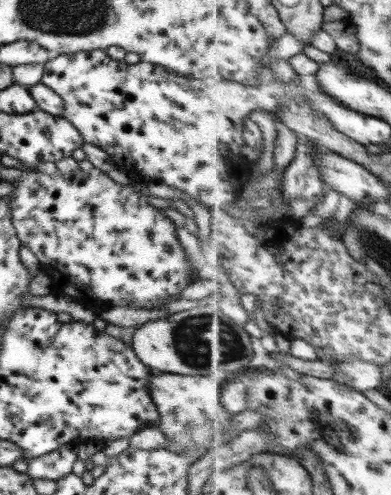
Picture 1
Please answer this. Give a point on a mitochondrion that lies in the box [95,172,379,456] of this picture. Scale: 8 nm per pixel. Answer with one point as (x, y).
(199, 341)

